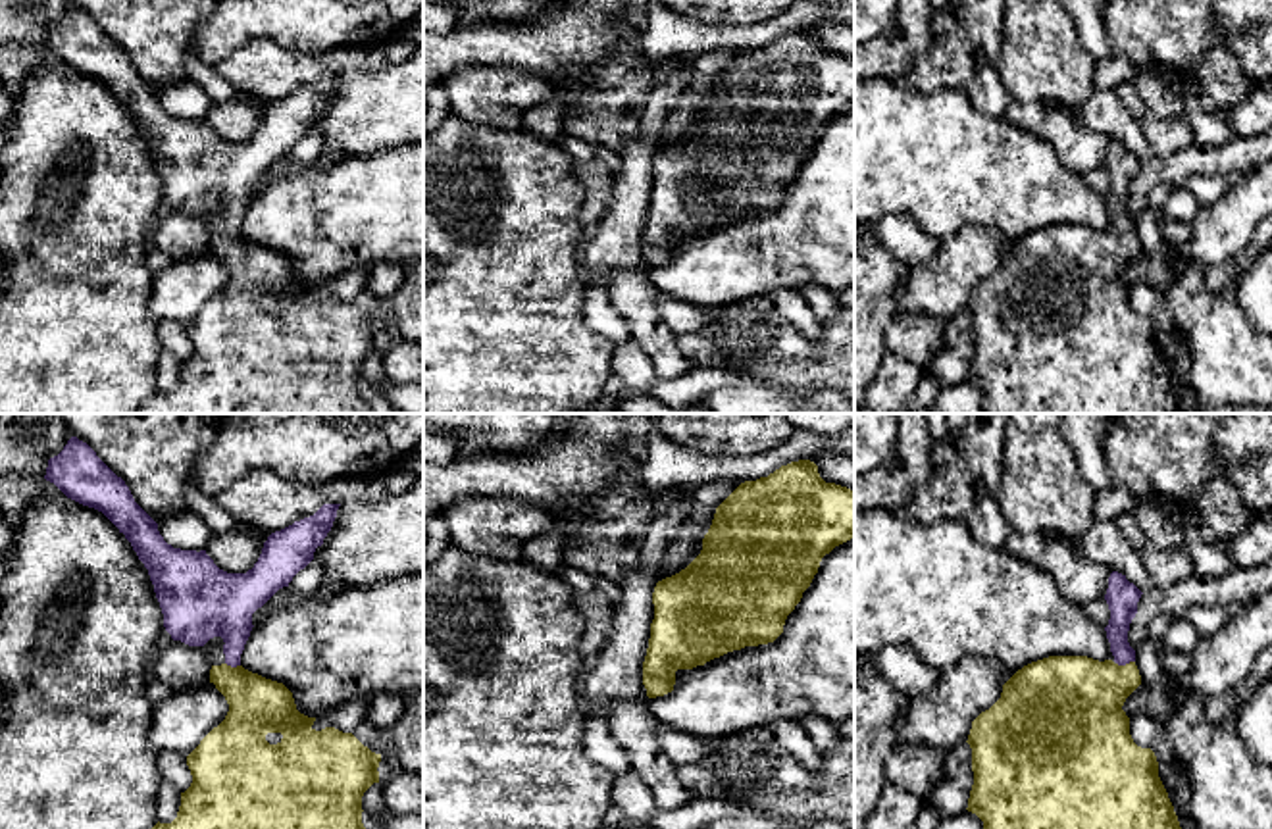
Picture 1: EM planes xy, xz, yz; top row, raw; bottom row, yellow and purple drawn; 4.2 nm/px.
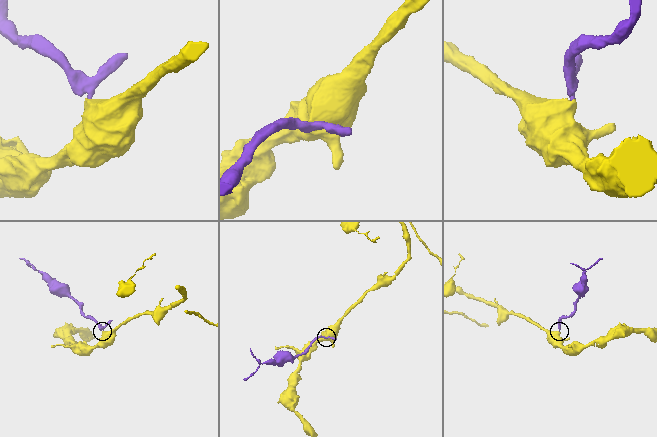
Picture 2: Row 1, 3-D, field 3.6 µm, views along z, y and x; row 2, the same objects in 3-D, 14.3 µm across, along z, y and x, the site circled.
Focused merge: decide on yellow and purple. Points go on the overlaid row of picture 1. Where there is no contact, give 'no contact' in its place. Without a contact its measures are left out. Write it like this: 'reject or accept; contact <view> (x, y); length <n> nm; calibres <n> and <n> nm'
accept; contact yz (1126, 664); length 80 nm; calibres 360 and 120 nm

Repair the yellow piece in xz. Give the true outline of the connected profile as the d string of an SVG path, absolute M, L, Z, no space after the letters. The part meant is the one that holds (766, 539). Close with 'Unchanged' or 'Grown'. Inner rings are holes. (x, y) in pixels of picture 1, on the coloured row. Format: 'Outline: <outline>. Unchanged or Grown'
Outline: M810 460L791 462L768 477L741 483L716 508L700 554L654 587L654 619L643 662L647 696L672 692L677 669L774 642L818 573L822 558L852 537L854 490L826 483Z. Unchanged

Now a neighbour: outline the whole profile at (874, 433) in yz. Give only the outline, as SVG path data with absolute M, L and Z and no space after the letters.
M854 414L854 475L878 467L893 452L899 414Z

